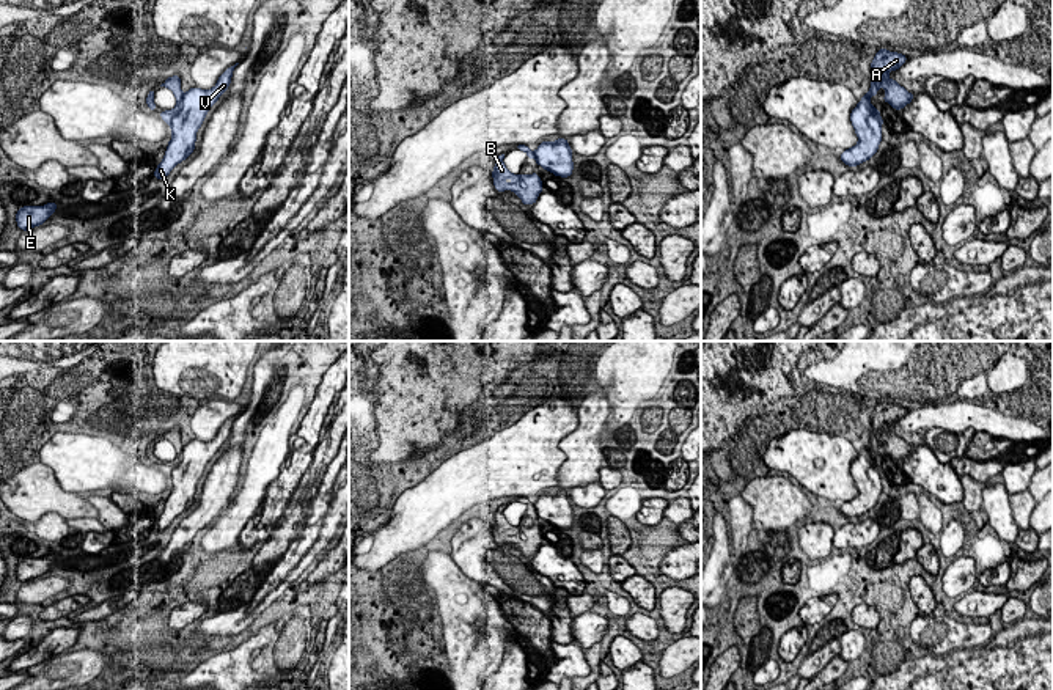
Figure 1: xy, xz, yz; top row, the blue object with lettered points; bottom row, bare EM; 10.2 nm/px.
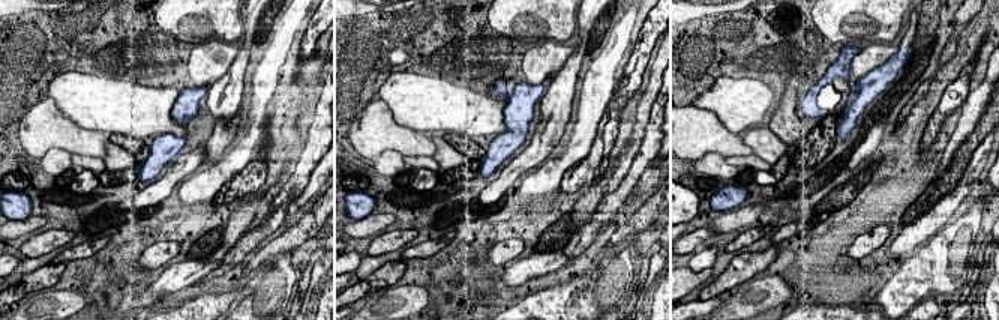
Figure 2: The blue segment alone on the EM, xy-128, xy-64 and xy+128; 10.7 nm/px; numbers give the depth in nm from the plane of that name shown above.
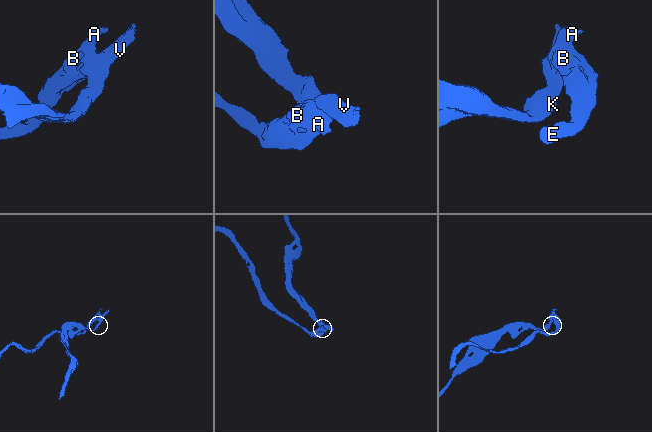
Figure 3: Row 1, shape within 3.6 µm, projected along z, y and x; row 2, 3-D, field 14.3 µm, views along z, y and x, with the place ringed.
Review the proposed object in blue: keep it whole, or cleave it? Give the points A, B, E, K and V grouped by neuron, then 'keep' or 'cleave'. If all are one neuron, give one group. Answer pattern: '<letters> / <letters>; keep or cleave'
A B E / K V; cleave

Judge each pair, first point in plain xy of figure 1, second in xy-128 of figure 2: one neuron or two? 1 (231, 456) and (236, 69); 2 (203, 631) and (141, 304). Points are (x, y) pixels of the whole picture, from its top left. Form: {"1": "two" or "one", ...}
{"1": "one", "2": "one"}

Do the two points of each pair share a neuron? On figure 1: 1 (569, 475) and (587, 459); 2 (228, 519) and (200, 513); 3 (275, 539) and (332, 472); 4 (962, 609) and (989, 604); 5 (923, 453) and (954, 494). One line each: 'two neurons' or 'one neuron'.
1: one neuron
2: two neurons
3: two neurons
4: one neuron
5: one neuron

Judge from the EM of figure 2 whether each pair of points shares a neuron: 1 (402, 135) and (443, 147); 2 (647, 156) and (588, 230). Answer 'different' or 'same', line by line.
1: different
2: same

